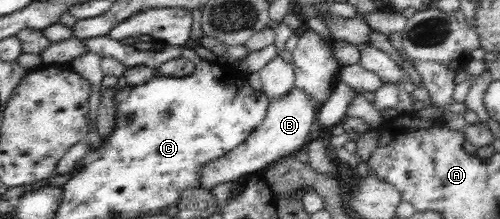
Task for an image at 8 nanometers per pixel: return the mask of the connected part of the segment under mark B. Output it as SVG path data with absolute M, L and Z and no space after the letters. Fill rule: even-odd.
M292 87L288 95L280 99L269 99L269 106L262 123L252 132L244 143L228 151L222 157L208 161L197 175L197 183L200 183L201 191L208 191L216 185L222 185L226 181L240 179L243 175L251 175L262 171L266 167L276 163L282 157L294 155L298 149L308 146L310 131L316 121L320 105L312 100L302 89Z

